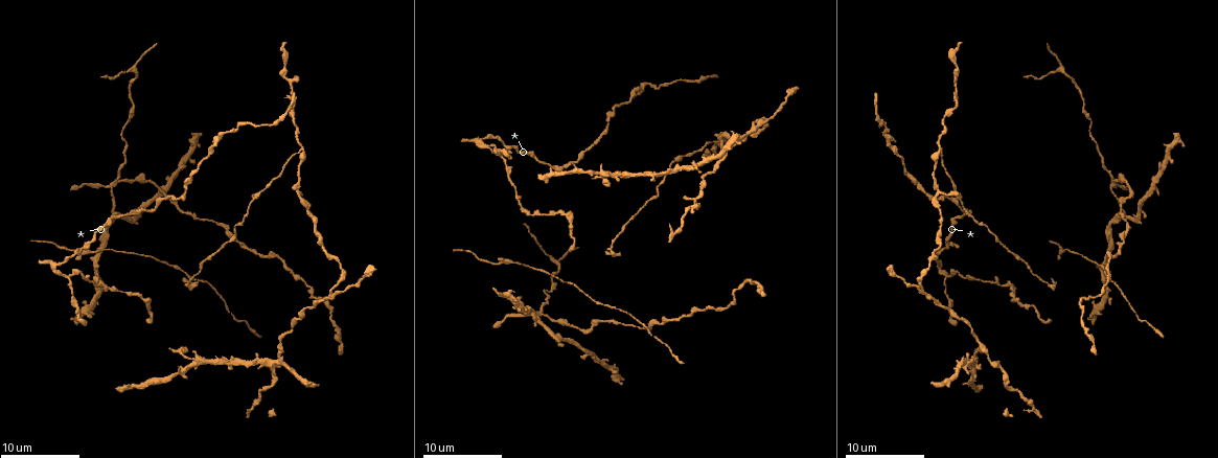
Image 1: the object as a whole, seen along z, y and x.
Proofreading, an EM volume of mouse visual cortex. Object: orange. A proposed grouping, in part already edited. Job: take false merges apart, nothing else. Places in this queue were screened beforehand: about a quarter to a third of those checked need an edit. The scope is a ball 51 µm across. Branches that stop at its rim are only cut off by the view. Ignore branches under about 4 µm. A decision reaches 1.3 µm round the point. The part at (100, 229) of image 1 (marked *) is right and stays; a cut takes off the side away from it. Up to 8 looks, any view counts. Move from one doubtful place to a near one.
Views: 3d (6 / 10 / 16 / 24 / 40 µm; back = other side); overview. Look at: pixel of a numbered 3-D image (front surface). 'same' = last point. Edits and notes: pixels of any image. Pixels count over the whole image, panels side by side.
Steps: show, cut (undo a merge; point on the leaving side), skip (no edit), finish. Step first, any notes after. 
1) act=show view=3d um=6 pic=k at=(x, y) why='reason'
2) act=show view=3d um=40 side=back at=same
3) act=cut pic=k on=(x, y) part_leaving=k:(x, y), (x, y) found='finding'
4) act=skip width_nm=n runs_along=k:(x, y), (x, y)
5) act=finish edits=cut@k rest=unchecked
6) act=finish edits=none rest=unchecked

act=show view=3d um=6 pic=1 at=(938, 149) why='a fork'

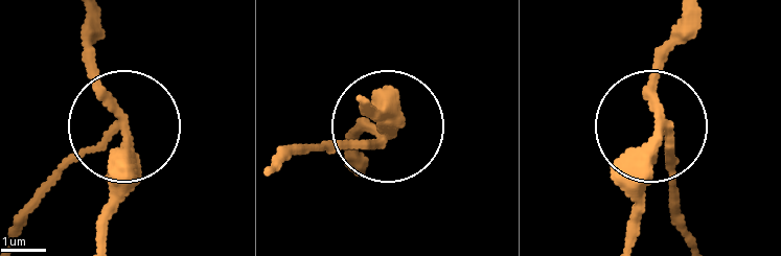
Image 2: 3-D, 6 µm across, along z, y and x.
act=show view=3d um=6 side=back pic=2 at=(386, 135)

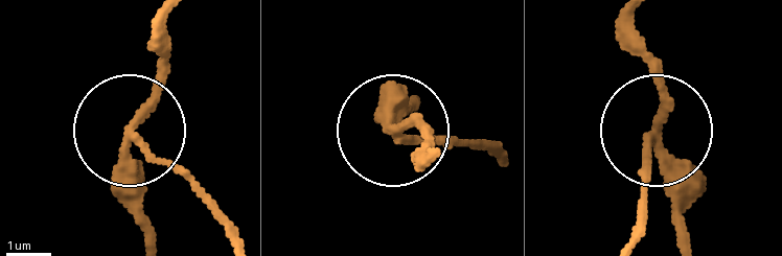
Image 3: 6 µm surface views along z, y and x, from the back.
act=cut pic=3 on=(186, 178) arms=3 part_leaving=3:(137, 139), (178, 169), (227, 237) found='two cells meet here'

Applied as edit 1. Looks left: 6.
act=show view=overview

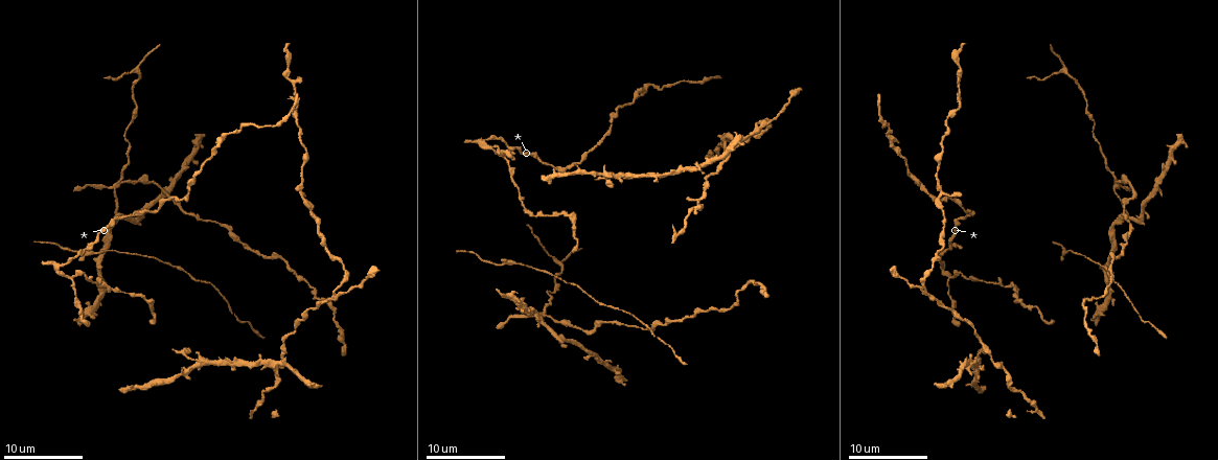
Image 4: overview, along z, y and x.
act=show view=3d um=10 pic=4 at=(927, 293) why='three-way junction'

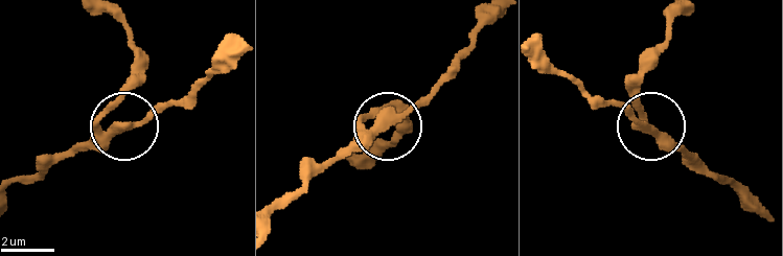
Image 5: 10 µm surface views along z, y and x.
act=skip side_arm_um=7 runs_along=5:(680, 13), (641, 80), (645, 128), (609, 102) found='all the same cell'

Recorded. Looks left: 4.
act=show view=3d um=10 pic=4 at=(200, 364)

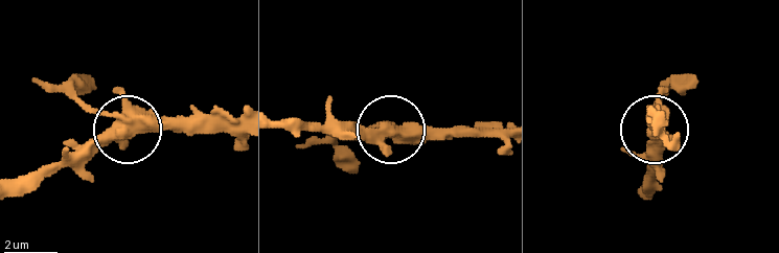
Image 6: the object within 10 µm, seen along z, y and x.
act=show view=3d um=10 side=back pic=6 at=(125, 132) why='from behind'

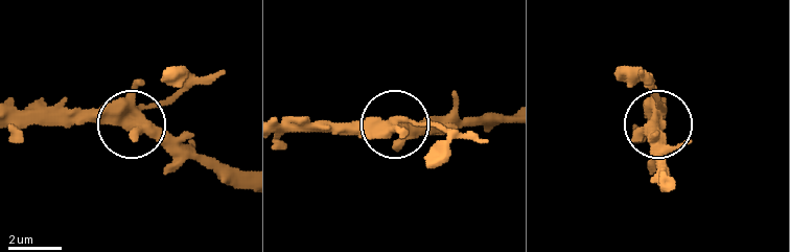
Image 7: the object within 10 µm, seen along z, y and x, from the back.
act=skip width_nm=520 found='all the same cell'

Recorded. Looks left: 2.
act=finish edits=cut@3 rest=unchecked

